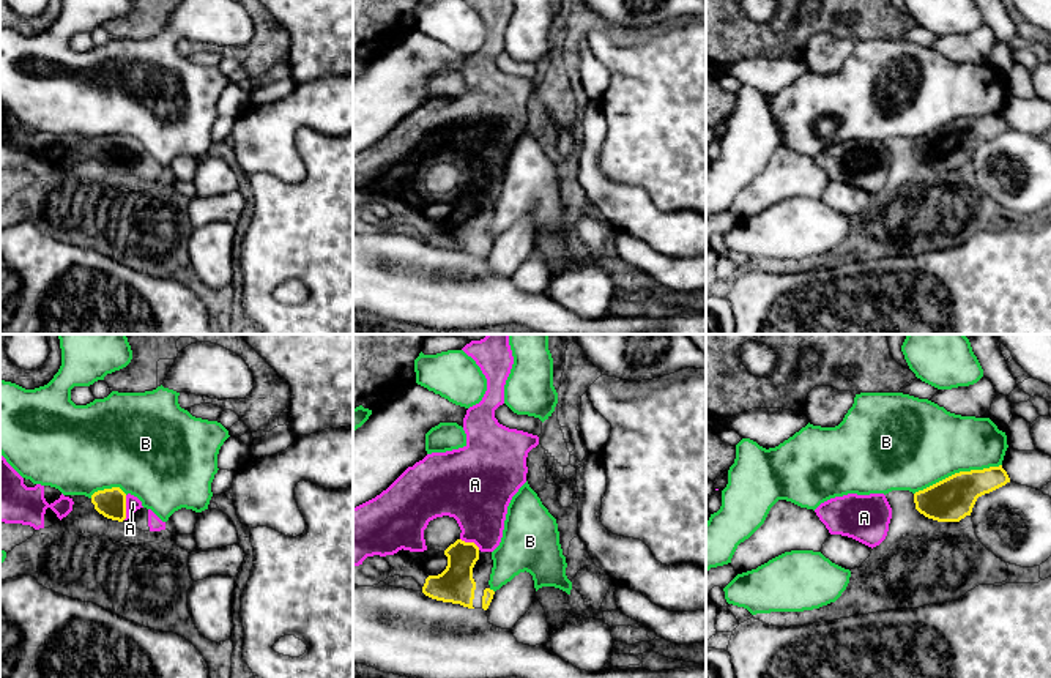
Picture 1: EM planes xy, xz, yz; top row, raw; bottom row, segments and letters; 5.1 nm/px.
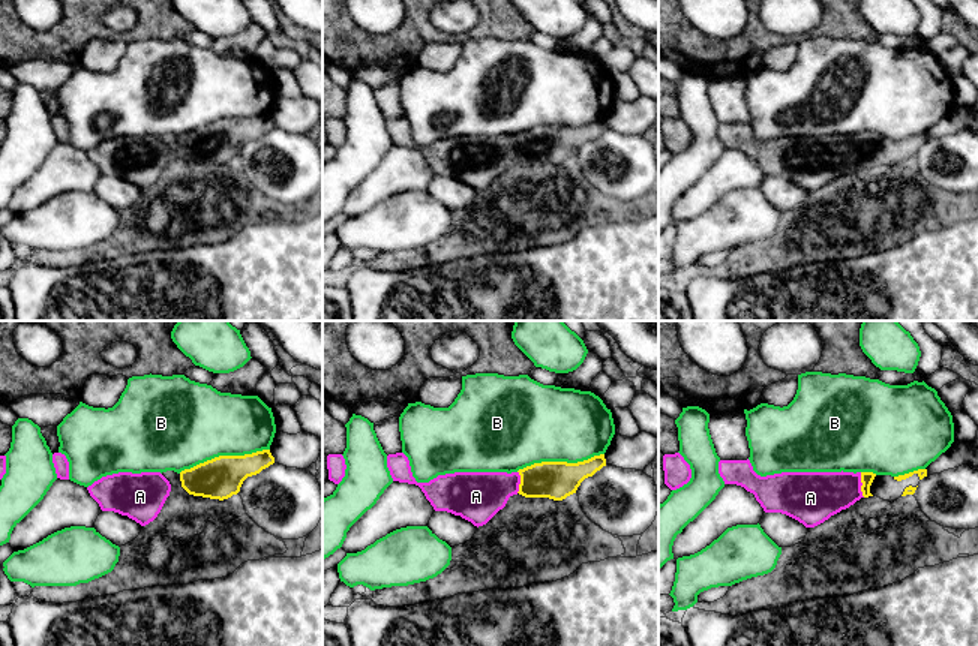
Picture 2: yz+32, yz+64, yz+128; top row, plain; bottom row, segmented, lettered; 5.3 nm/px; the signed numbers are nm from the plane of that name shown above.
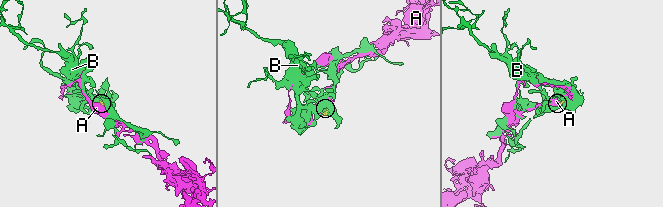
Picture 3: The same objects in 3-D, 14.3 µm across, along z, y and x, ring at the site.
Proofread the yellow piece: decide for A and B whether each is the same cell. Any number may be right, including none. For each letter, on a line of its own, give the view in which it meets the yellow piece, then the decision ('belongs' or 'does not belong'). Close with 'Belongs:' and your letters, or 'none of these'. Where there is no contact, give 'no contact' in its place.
A: meets yellow in xy; belongs
B: meets yellow in yz; does not belong
Belongs: A

